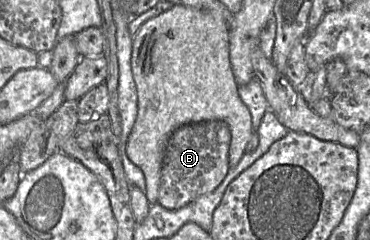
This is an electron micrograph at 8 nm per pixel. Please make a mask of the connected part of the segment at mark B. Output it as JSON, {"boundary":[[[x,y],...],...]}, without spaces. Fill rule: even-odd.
{"boundary":[[[209,120],[177,128],[169,136],[163,155],[158,203],[177,210],[215,189],[226,176],[231,134],[226,122]]]}

